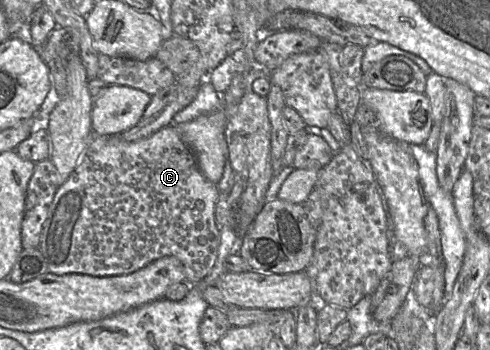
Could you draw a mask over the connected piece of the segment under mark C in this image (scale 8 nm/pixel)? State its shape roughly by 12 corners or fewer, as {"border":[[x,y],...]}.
{"border":[[174,125],[90,140],[38,248],[48,272],[217,260],[220,193]]}

